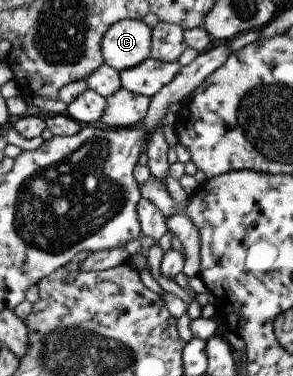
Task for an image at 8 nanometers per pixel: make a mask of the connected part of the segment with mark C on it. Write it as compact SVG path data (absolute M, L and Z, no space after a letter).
M122 19L110 25L100 40L103 64L115 70L138 66L149 58L151 28L141 19Z

